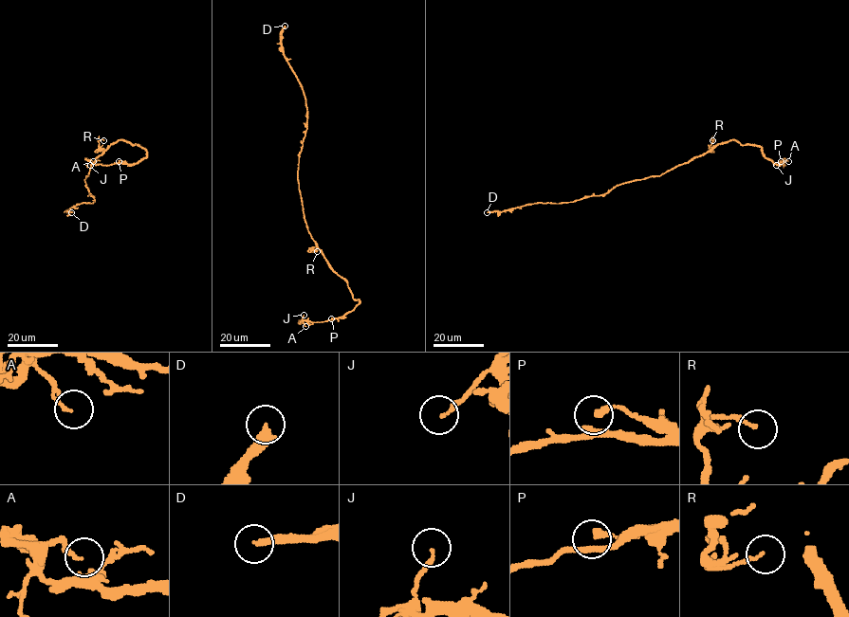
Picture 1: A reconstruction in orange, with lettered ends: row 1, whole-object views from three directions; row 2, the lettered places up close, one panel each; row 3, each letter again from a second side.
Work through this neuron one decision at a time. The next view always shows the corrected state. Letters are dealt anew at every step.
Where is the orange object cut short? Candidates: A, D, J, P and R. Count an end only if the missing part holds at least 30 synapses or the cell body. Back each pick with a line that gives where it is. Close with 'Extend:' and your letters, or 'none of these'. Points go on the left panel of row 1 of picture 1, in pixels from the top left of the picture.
D: at (71, 212)
Extend: D

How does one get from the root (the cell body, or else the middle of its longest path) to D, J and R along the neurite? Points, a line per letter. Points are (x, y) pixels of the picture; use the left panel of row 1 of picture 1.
D: (90, 169), (85, 186), (94, 202), (77, 204), (68, 210), (71, 212)
J: (90, 169), (96, 158), (119, 140), (138, 144), (146, 152), (135, 163), (88, 161), (90, 165)
R: (90, 169), (95, 159), (103, 152), (98, 141), (103, 140)

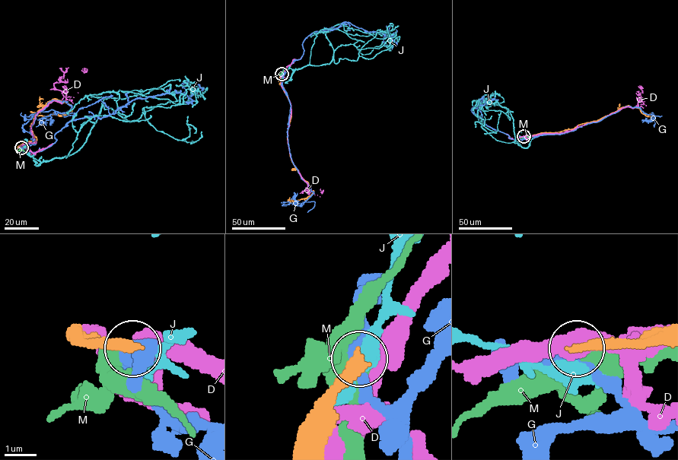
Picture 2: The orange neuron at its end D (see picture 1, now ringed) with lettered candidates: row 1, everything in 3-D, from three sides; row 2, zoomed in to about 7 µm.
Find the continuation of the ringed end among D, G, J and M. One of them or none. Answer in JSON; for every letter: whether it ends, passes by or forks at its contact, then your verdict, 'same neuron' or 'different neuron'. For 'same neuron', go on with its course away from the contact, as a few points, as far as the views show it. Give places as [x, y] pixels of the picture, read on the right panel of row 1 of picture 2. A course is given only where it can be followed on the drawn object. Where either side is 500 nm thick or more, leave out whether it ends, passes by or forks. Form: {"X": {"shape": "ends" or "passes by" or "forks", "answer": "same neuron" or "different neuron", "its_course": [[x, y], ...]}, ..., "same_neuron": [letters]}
{"D": {"answer": "different neuron"}, "G": {"shape": "passes by", "answer": "different neuron"}, "J": {"answer": "different neuron"}, "M": {"answer": "different neuron"}, "same_neuron": []}

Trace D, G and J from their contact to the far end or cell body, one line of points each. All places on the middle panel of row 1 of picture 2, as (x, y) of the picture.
D: (281, 74), (281, 86), (291, 104), (288, 130), (290, 157), (310, 188), (302, 191), (323, 191)
G: (281, 74), (282, 86), (291, 106), (287, 135), (291, 160), (313, 193), (303, 201), (286, 204)
J: (281, 75), (284, 67), (294, 71), (333, 58), (335, 63), (357, 60), (361, 49), (383, 45), (391, 26)

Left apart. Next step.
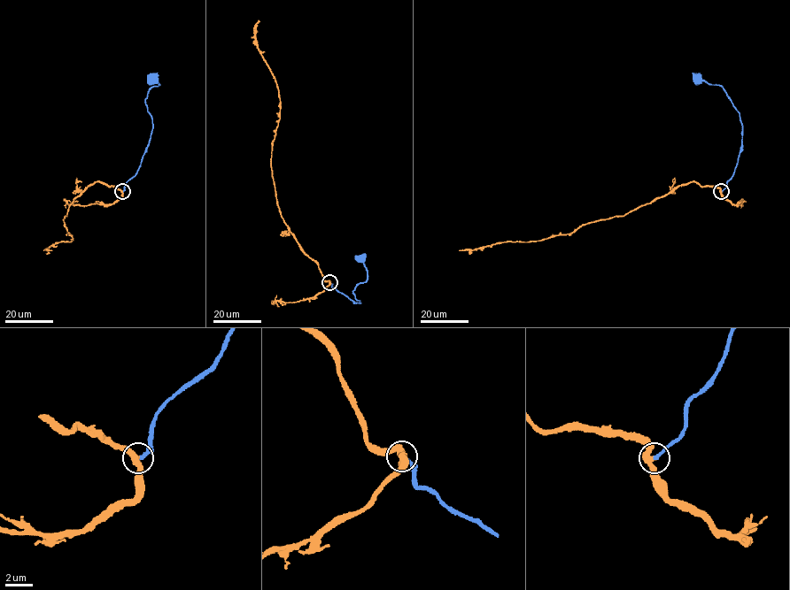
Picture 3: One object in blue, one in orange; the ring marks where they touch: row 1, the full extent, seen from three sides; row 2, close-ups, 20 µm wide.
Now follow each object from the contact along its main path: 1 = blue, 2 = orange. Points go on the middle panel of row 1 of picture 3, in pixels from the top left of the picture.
1: (329, 282), (348, 298), (360, 302), (352, 293), (357, 286), (367, 279), (364, 260), (360, 258)
2: (329, 282), (290, 231), (277, 203), (271, 157), (280, 101), (275, 78), (258, 47), (259, 20)

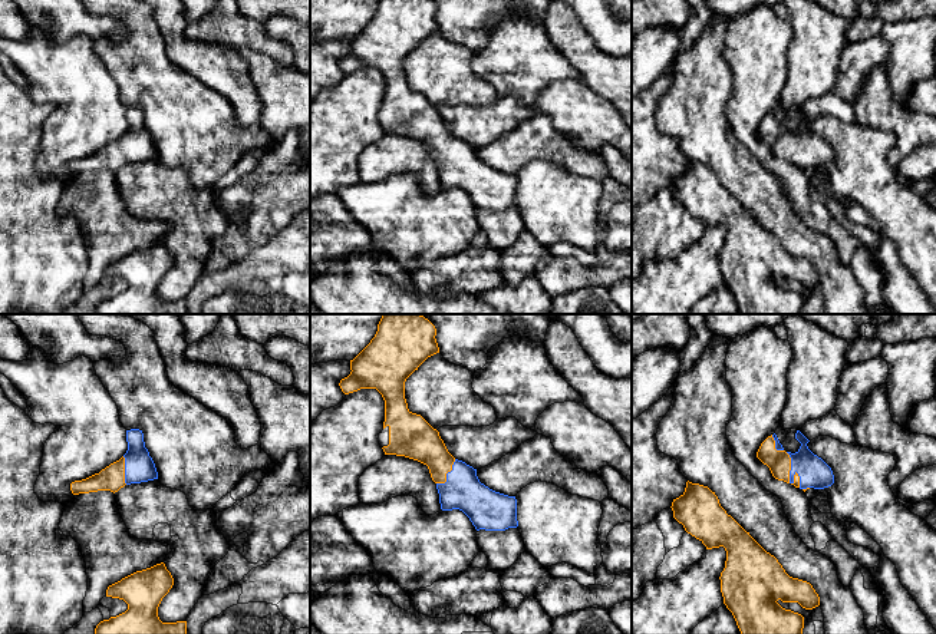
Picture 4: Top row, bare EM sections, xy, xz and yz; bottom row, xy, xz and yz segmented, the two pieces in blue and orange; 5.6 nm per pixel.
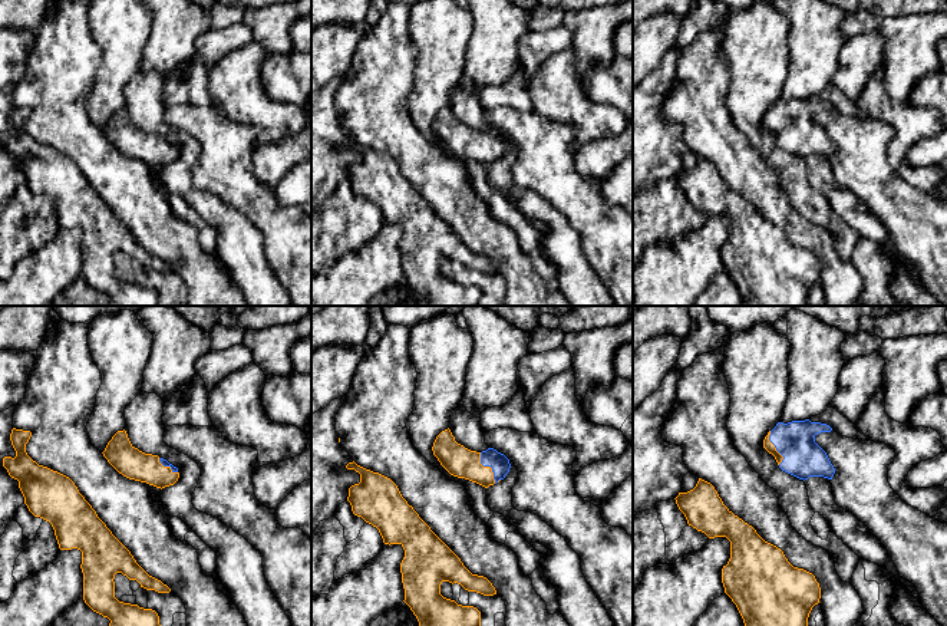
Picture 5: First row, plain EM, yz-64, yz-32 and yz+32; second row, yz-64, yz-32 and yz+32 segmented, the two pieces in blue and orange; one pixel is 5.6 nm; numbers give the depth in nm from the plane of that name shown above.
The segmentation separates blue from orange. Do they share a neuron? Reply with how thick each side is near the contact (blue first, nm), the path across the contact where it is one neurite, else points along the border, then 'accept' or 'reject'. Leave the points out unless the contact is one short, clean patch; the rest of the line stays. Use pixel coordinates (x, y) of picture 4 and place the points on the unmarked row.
calibres 170 and 130 nm; way yz (813, 149), (797, 149), (790, 157), (778, 141); accept

